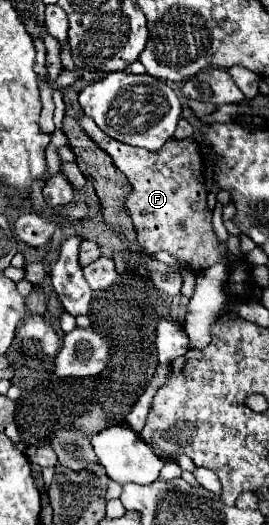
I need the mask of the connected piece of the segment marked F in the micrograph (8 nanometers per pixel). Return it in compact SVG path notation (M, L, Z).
M80 116L80 128L86 136L98 144L114 162L114 166L130 180L132 192L128 194L128 214L134 222L138 242L148 254L160 250L170 252L172 256L190 264L190 270L206 270L212 264L222 260L226 246L216 240L212 230L212 212L206 208L206 184L204 184L204 160L200 146L194 138L176 140L170 138L162 152L150 154L144 148L126 146L124 142L114 142L110 136L102 134L92 118Z

